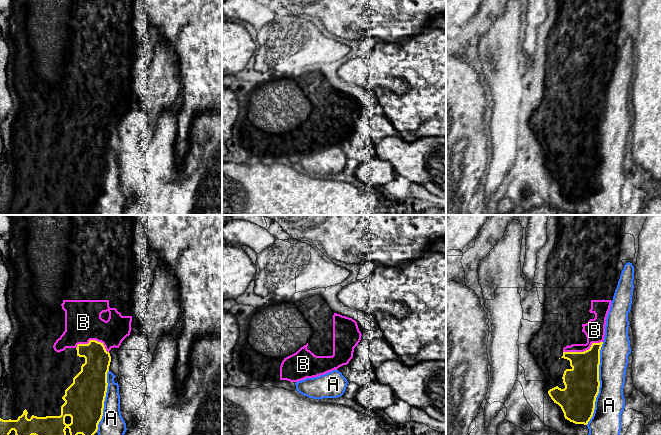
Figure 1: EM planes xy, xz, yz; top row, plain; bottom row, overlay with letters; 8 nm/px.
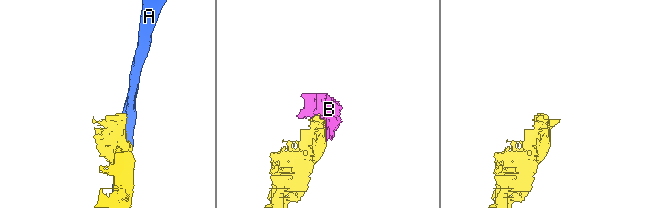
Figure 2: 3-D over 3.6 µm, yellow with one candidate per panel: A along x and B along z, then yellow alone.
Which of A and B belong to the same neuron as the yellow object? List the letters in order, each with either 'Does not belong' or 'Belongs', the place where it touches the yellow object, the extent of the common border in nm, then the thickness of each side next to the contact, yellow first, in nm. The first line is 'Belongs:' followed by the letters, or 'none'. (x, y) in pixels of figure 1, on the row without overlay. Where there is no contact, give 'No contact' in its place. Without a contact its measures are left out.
Belongs: B
A: Does not belong. Touches yellow at yz (599, 159). Shared border 700 nm. Thickness 280 nm (yellow) against 240 nm
B: Belongs. Touches yellow at yz (582, 128). Shared border 340 nm. Thickness 280 nm (yellow) against 160 nm

